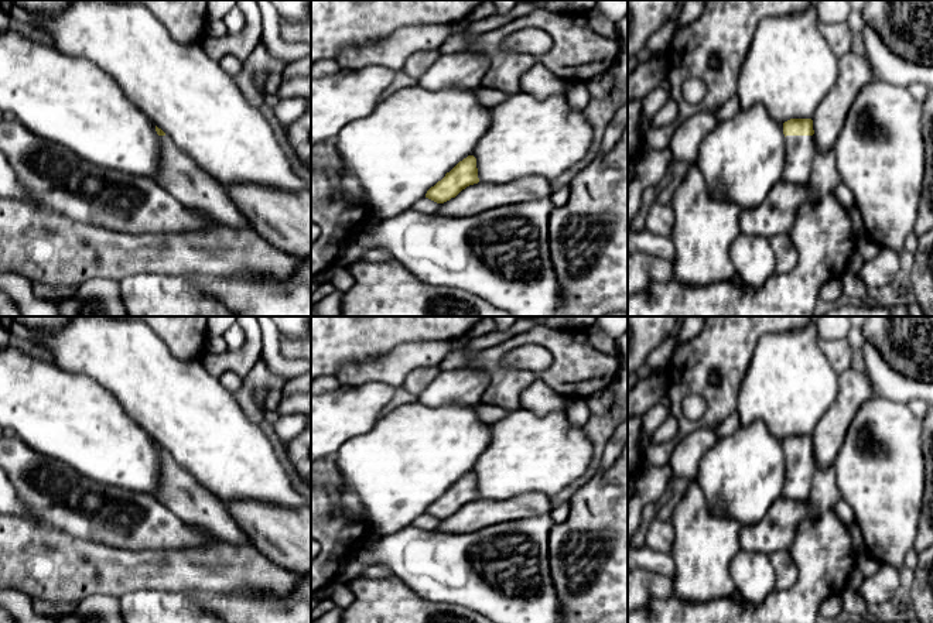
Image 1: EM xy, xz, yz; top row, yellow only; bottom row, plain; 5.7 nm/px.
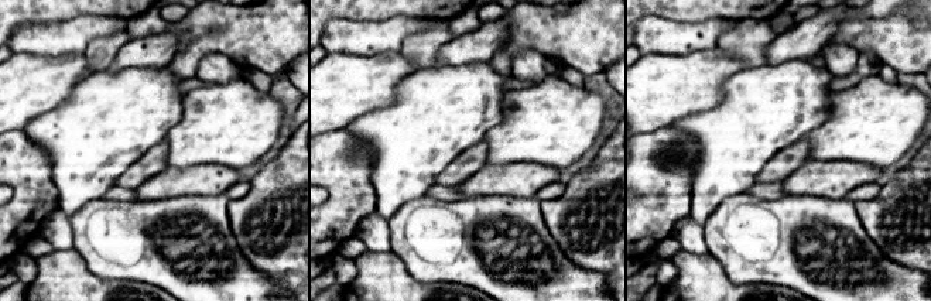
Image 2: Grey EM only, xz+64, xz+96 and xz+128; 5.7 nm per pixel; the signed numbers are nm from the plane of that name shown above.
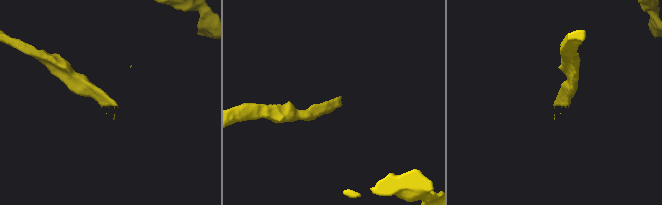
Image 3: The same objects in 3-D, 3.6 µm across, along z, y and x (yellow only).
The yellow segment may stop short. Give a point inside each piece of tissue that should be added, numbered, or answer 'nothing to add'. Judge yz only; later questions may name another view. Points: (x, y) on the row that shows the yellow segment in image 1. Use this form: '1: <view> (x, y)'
1: yz (800, 150)

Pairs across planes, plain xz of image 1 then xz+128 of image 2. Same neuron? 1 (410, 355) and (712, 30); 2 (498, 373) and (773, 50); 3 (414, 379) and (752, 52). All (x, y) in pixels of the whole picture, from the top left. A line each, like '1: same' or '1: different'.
1: same
2: different
3: same

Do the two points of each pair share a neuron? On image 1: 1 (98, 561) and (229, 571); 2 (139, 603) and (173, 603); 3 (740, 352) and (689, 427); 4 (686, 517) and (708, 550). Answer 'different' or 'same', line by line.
1: same
2: same
3: same
4: same

